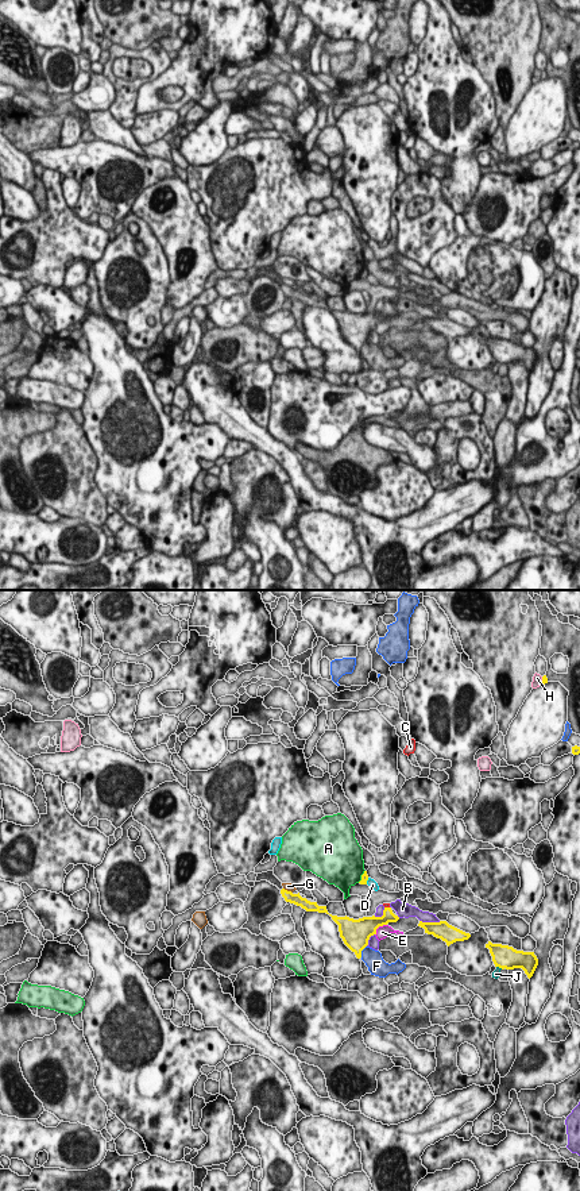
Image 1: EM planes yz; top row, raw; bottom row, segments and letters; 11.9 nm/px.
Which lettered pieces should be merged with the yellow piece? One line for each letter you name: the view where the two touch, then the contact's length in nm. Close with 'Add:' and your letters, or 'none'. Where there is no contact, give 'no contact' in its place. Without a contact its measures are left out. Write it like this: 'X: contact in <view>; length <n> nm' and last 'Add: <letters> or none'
C: contact in yz; length 70 nm
Add: C

